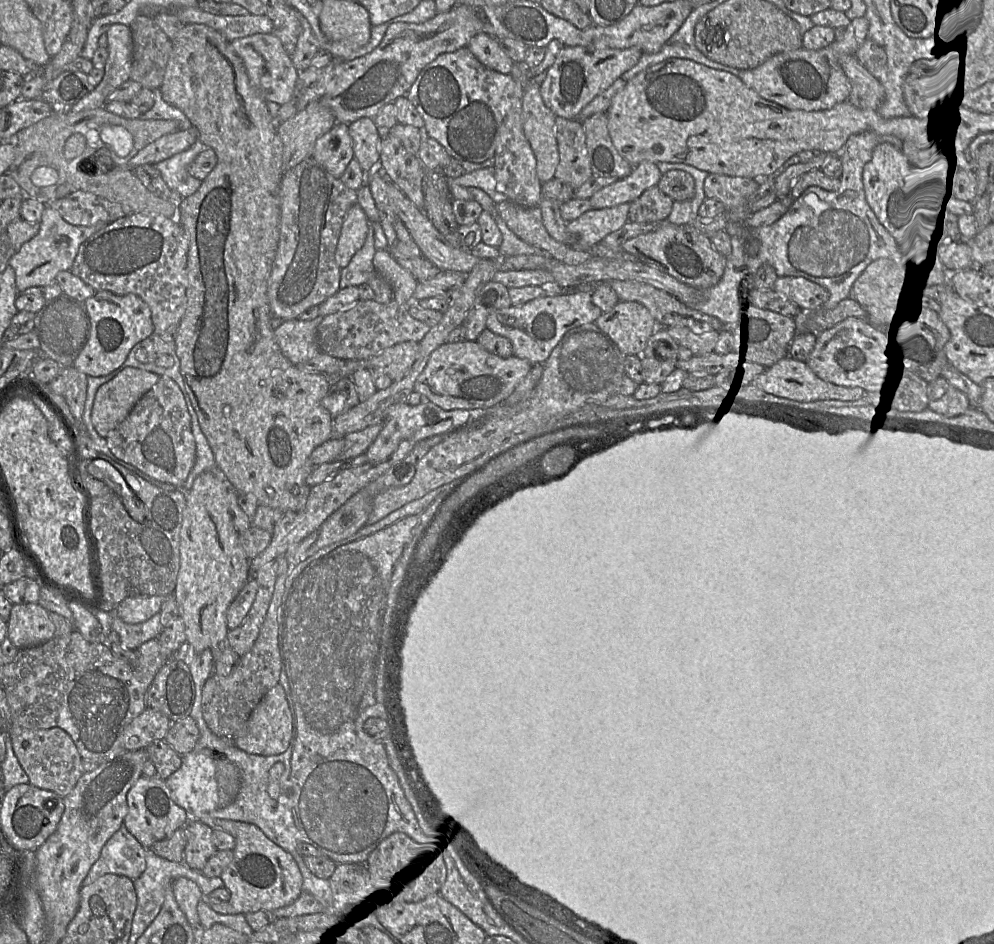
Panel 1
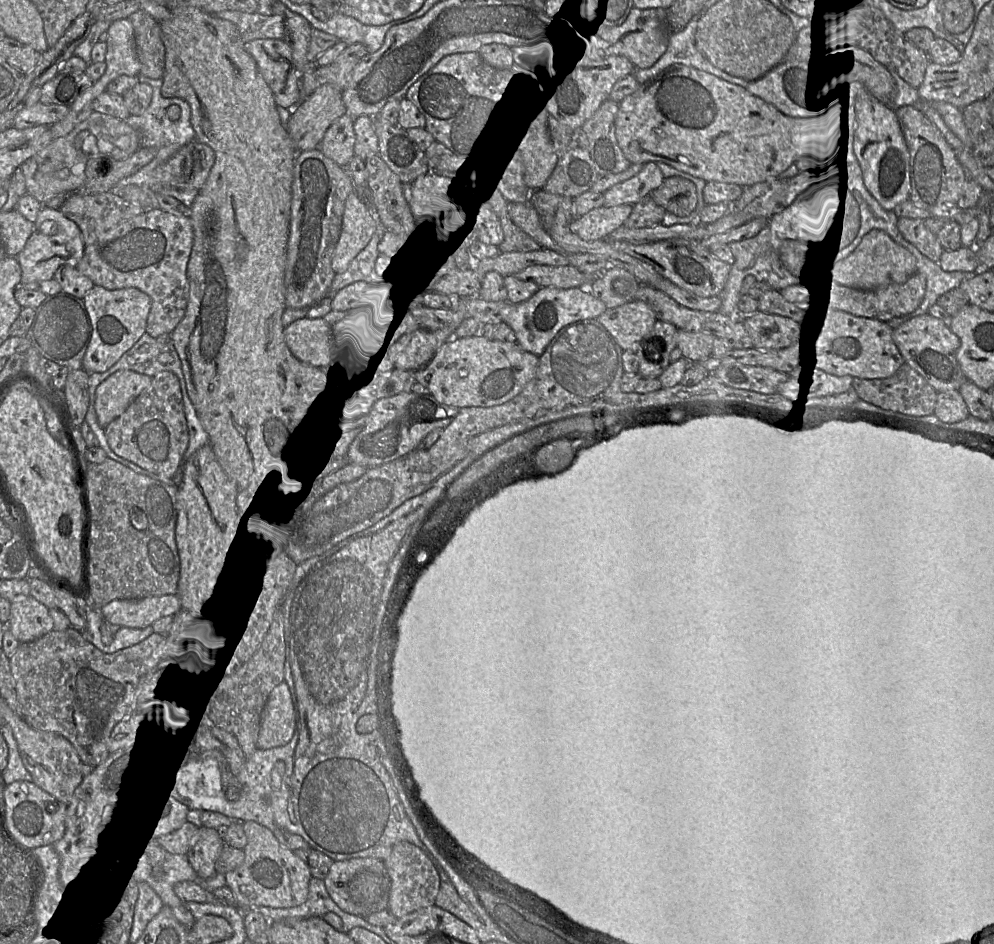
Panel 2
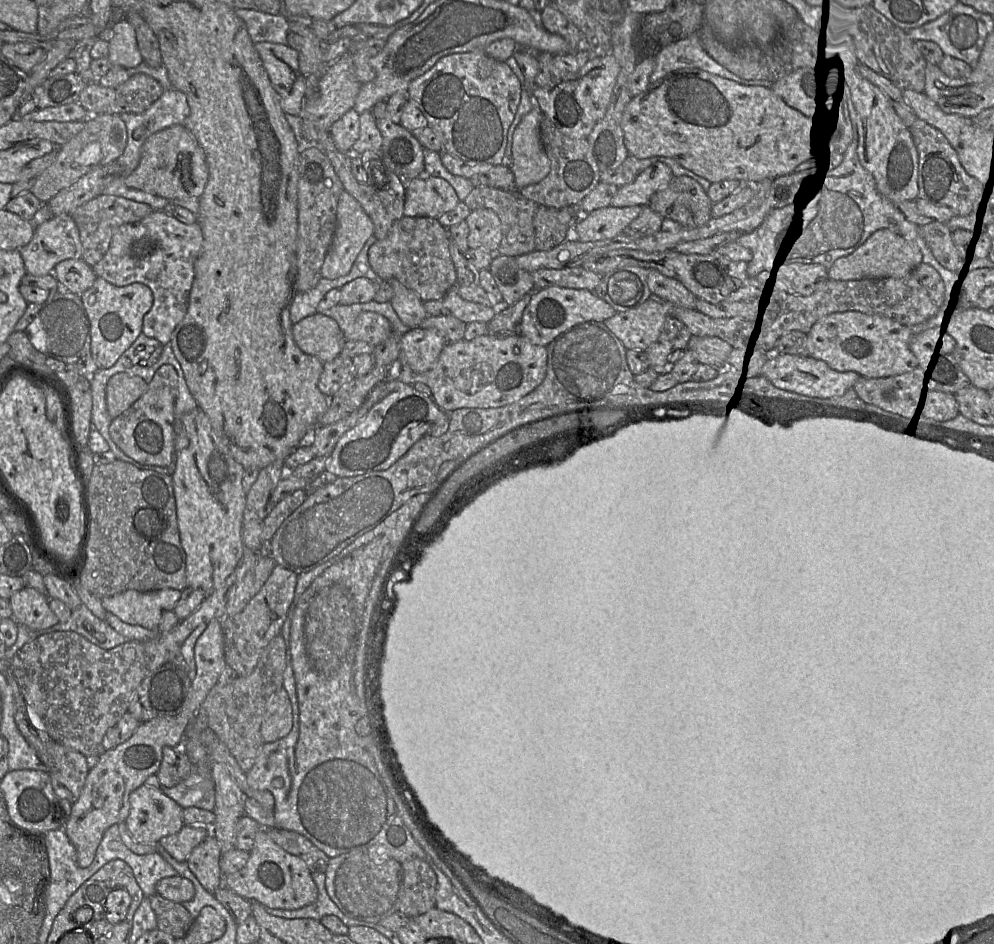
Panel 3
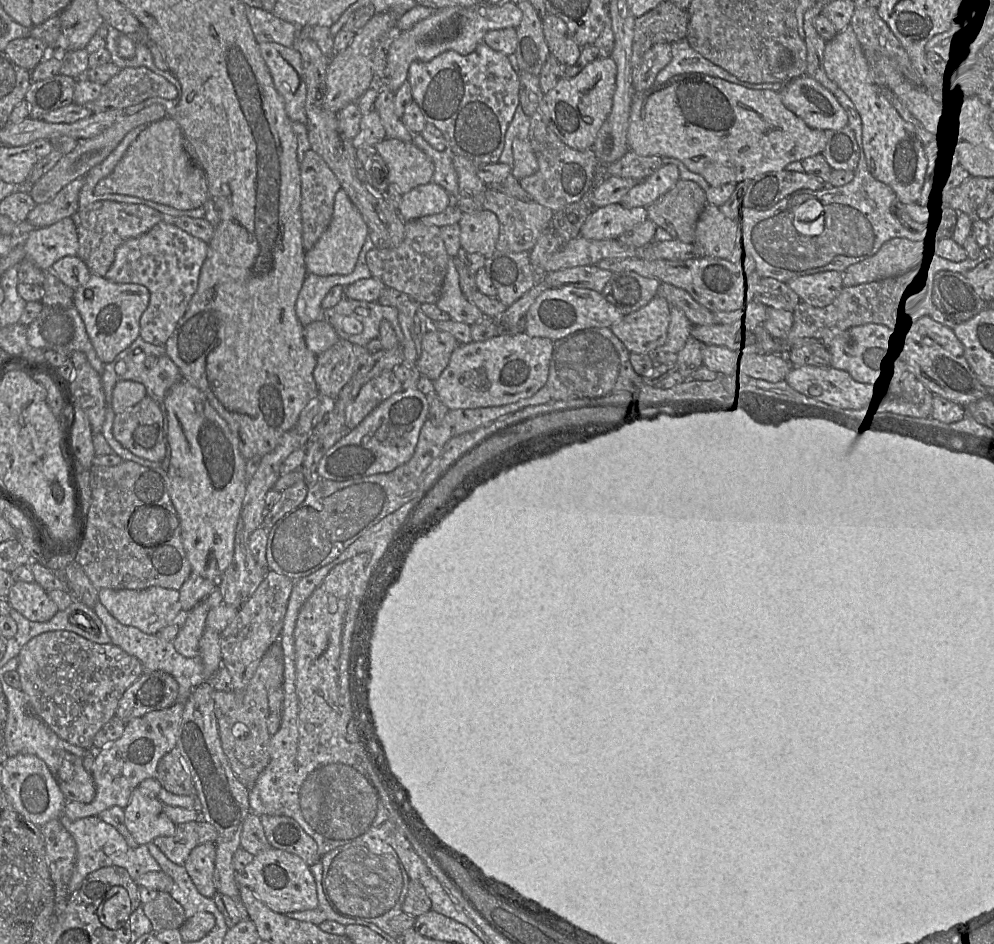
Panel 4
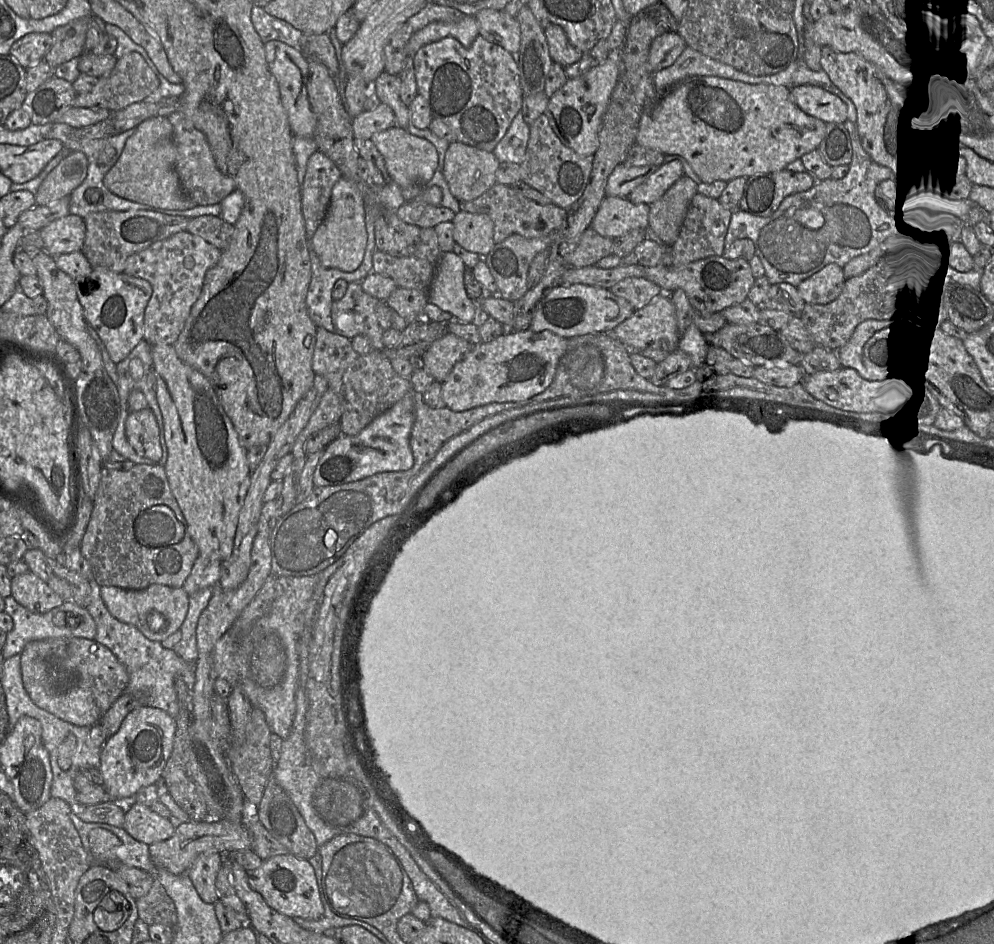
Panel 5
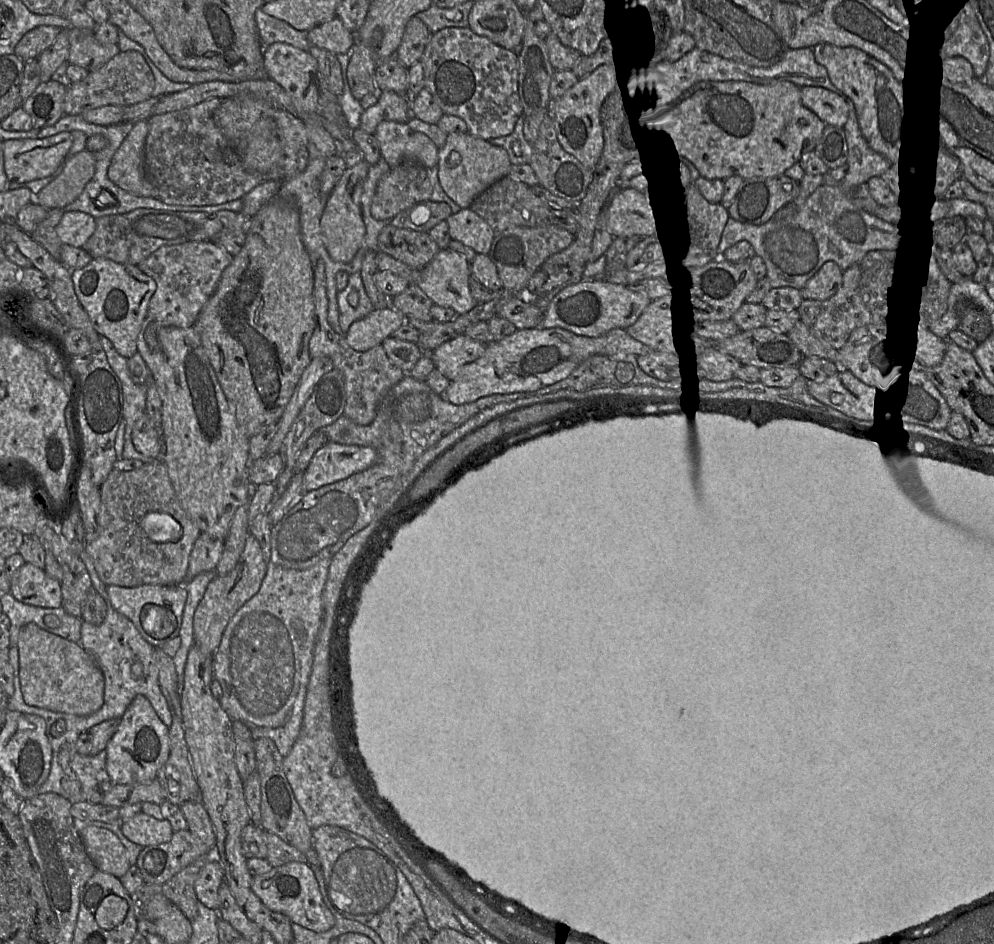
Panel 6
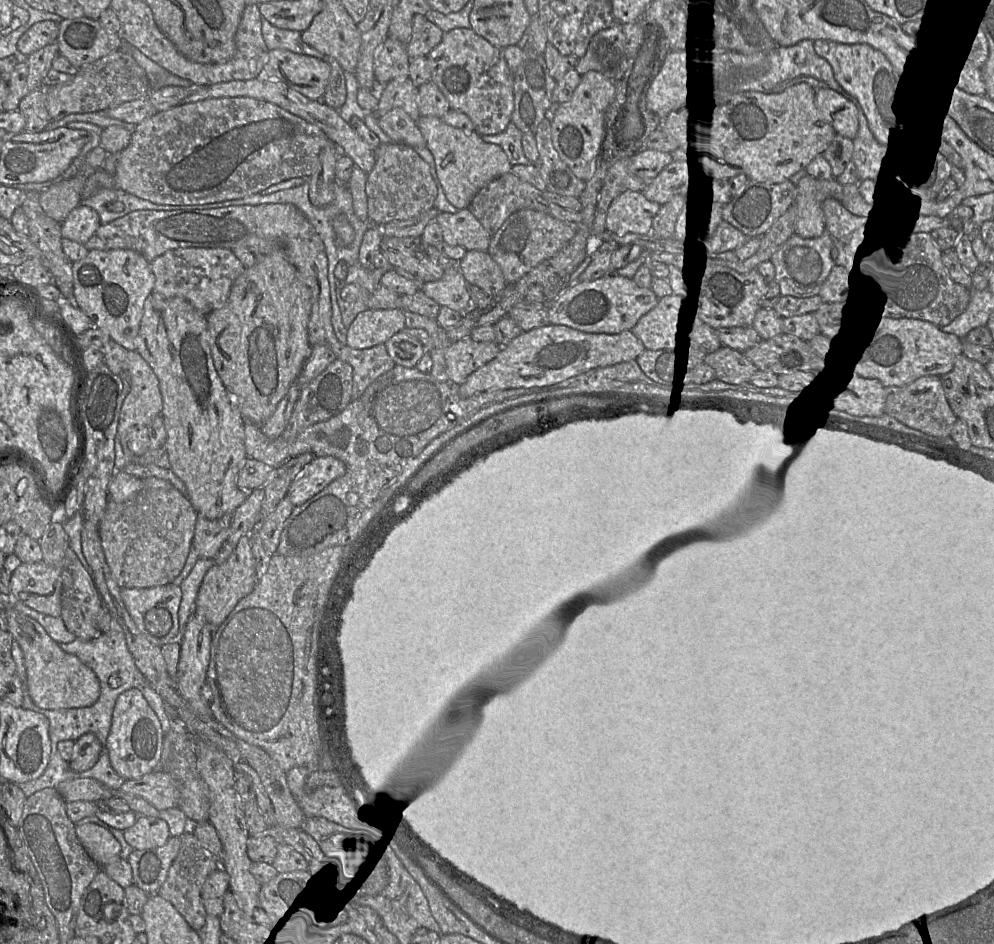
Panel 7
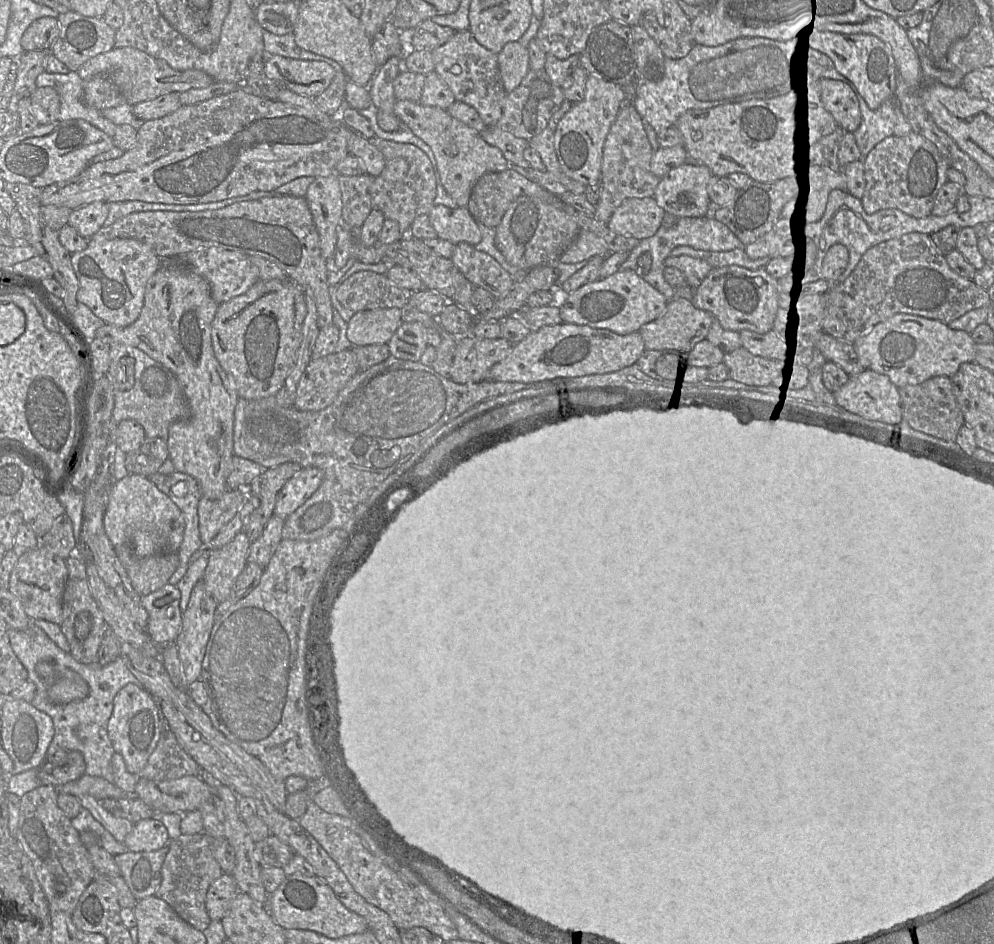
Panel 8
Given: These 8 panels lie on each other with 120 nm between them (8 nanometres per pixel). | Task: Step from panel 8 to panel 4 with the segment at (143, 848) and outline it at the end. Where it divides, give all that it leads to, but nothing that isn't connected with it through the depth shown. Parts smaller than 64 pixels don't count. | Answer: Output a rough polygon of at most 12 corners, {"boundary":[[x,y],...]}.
{"boundary":[[136,788],[124,809],[139,845],[174,836],[157,797]]}

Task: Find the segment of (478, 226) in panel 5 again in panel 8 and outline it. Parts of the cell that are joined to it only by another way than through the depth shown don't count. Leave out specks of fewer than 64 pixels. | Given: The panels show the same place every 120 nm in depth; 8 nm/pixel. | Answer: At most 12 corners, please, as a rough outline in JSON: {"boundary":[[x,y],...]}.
{"boundary":[[434,205],[429,218],[438,237],[475,246],[482,239],[467,207]]}

